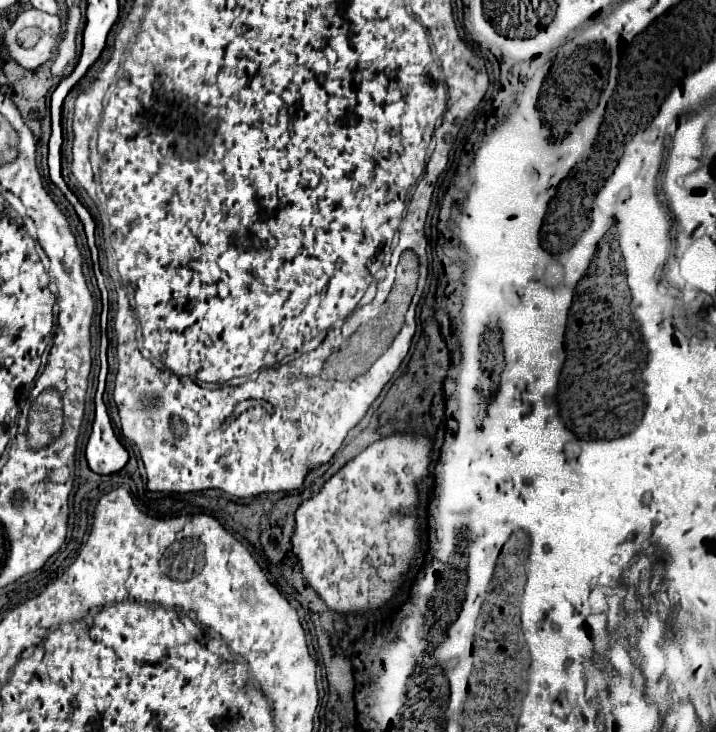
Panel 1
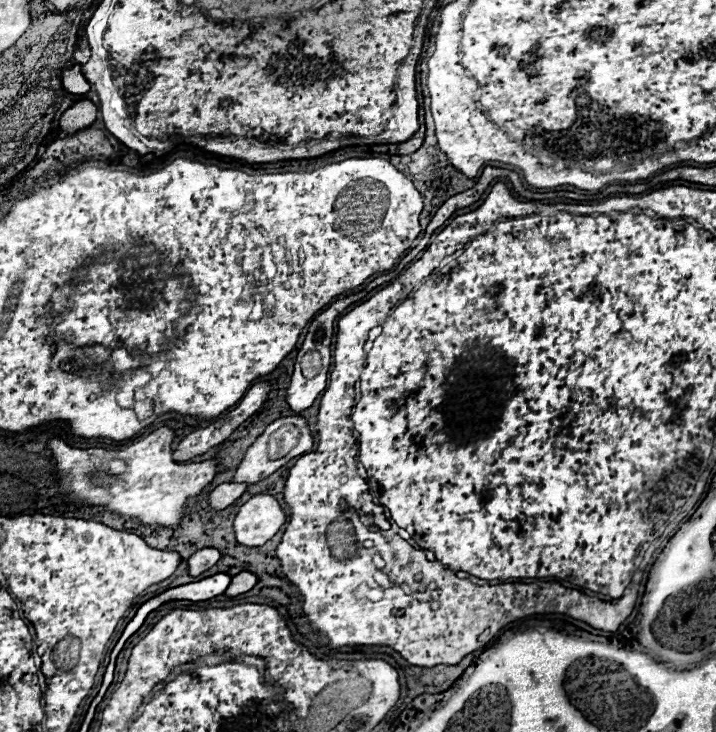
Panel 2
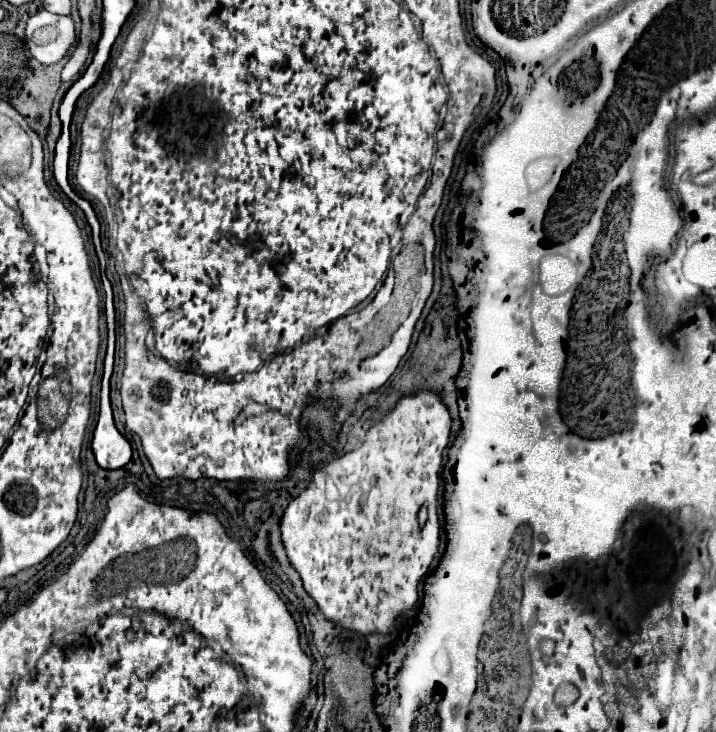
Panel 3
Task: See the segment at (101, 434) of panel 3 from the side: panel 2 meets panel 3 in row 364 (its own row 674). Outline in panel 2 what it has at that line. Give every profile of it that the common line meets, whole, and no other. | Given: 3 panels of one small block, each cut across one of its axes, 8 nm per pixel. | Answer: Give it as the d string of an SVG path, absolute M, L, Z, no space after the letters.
M214 574L214 576L202 578L202 580L198 580L198 582L190 582L190 584L184 584L184 586L170 588L170 590L158 594L156 598L150 598L148 602L144 602L144 604L138 608L136 616L134 616L134 618L128 622L128 626L124 628L124 632L122 632L120 639L110 654L109 663L101 683L101 686L104 686L104 688L102 688L102 696L105 695L114 679L114 670L119 653L132 634L144 624L144 620L148 618L150 612L154 612L156 608L160 608L162 604L166 604L166 602L170 602L170 600L190 600L190 602L204 602L204 600L210 600L210 598L214 598L214 596L224 594L224 590L228 588L230 580L232 580L232 578L226 576L226 574Z

